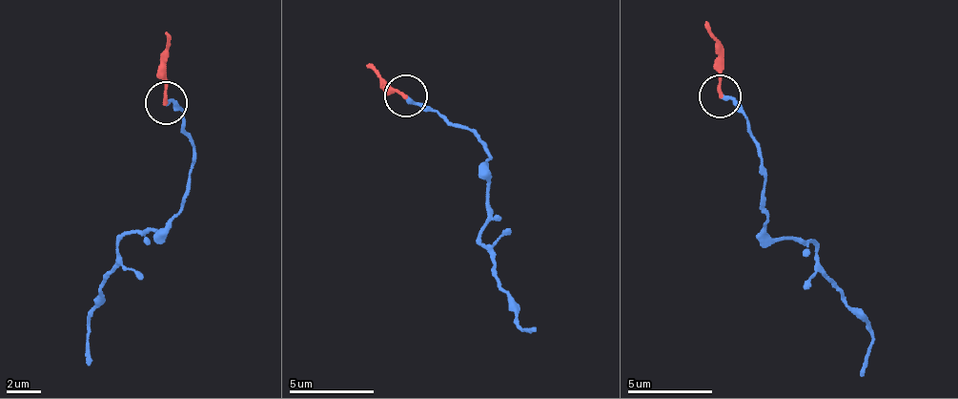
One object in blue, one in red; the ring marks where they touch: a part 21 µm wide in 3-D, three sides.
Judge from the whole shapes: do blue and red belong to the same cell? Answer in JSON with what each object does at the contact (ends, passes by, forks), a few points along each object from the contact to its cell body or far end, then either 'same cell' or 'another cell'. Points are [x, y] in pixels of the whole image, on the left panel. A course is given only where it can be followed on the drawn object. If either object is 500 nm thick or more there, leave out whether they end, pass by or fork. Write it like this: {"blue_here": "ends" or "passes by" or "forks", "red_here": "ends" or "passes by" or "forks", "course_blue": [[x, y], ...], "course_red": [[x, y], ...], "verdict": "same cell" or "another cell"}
{"blue_here": "ends", "red_here": "ends", "course_blue": [[167, 104], [183, 113], [194, 150], [189, 194], [162, 228], [115, 243], [115, 264], [91, 307], [90, 366]], "course_red": [[167, 104], [165, 31]], "verdict": "same cell"}

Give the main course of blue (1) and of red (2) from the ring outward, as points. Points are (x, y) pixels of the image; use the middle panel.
1: (407, 94), (487, 145), (488, 212), (478, 244), (488, 249), (514, 317), (522, 330), (536, 328)
2: (407, 94), (381, 80), (364, 64)

